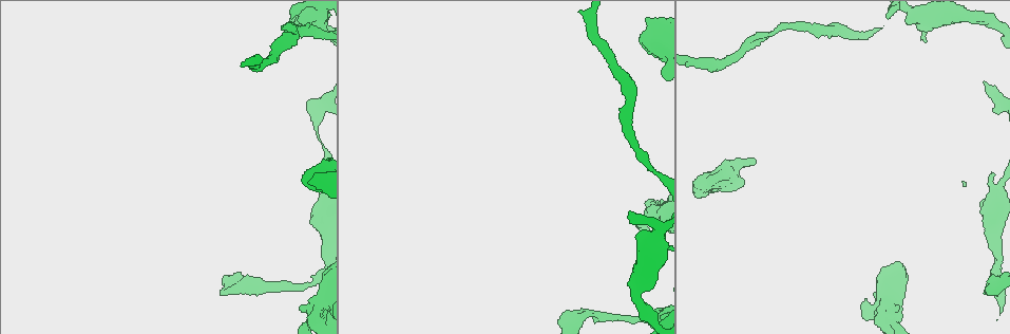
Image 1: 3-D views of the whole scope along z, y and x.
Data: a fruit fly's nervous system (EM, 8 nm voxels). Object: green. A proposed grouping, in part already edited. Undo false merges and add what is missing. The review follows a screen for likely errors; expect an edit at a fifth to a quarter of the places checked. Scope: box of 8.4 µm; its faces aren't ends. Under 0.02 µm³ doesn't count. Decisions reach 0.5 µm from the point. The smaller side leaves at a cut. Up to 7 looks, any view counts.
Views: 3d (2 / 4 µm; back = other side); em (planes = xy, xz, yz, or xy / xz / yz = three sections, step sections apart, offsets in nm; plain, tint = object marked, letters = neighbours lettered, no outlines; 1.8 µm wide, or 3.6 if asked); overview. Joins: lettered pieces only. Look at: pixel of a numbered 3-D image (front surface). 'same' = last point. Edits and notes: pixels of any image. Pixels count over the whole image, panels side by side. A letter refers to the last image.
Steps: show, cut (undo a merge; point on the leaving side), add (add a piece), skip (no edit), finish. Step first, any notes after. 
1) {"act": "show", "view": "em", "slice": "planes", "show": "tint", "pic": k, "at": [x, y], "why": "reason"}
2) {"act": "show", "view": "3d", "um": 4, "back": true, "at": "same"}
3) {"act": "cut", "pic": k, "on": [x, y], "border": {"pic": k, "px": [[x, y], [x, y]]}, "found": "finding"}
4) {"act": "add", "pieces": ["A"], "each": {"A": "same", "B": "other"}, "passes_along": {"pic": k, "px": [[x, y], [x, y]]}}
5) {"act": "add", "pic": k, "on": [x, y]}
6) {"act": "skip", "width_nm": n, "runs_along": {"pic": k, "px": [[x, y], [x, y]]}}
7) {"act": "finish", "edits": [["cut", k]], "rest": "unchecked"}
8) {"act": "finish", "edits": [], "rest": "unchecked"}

{"act": "show", "view": "em", "um": 3.6, "slice": "planes", "show": "letters", "pic": 1, "at": [926, 20]}

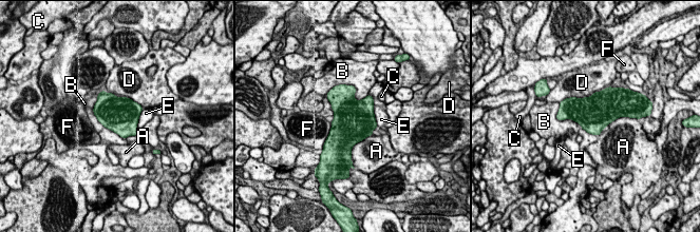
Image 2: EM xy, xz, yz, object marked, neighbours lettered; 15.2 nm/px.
{"act": "skip", "each": {"A": "other", "B": "other", "C": "other", "D": "other", "E": "other", "F": "other"}, "border": {"pic": 2, "px": [[559, 102], [556, 117], [582, 128]]}, "found": "continuous, no second neuron"}

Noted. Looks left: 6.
{"act": "show", "view": "3d", "um": 4, "pic": 1, "at": [650, 211], "why": "sudden change in width"}

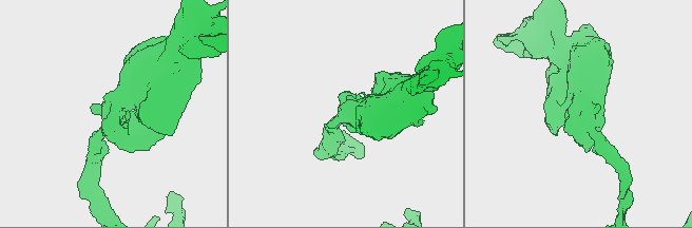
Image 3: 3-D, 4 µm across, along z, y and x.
{"act": "show", "view": "em", "slice": "planes", "show": "letters", "pic": 3, "at": [108, 124], "why": "shape alone is not enough"}

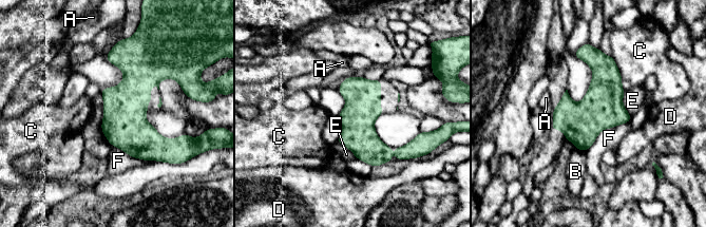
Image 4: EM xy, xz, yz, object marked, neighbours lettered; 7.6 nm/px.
{"act": "skip", "each": {"A": "other", "B": "other", "C": "other", "D": "other", "E": "other", "F": "other"}, "runs_along": {"pic": 4, "px": [[121, 50], [133, 129], [159, 158]]}, "found": "all the same neuron"}

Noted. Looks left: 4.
{"act": "show", "view": "3d", "um": 2, "back": true, "pic": 1, "at": [696, 181], "why": "stops while still wide"}

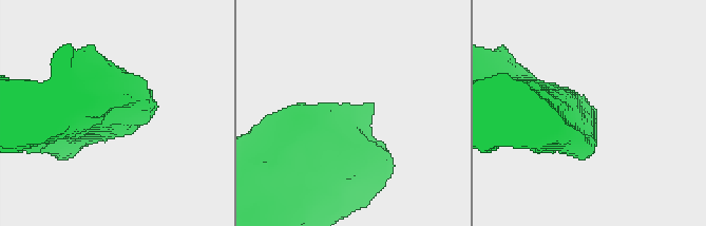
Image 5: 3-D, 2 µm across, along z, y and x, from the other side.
{"act": "show", "view": "em", "slice": "yz", "step": 16, "show": "letters", "pic": 5, "at": [589, 113], "why": "now the EM"}

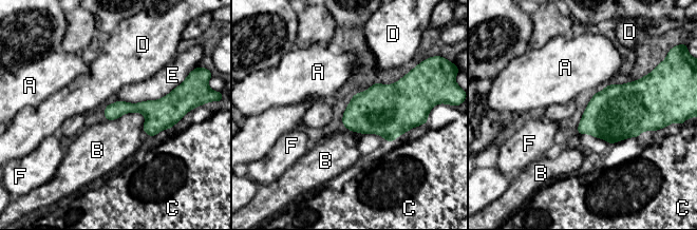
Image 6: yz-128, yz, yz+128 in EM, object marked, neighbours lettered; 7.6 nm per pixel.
{"act": "show", "view": "em", "slice": "planes", "show": "letters", "at": "same", "why": "another direction"}

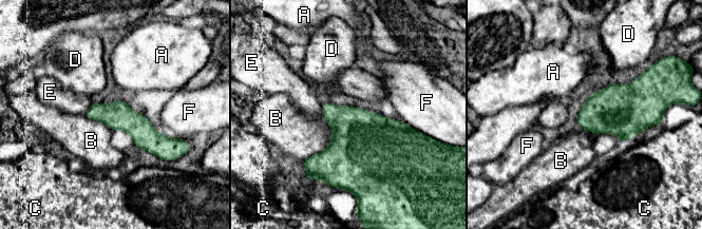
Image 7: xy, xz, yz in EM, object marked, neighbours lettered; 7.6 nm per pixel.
{"act": "skip", "each": {"A": "other", "B": "other", "C": "other", "D": "other", "E": "other", "F": "other"}, "border": {"pic": 7, "px": [[322, 116], [331, 139], [303, 163]]}, "found": "no lettered piece goes on from it"}

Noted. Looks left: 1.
{"act": "finish", "edits": [], "rest": "unchecked"}

